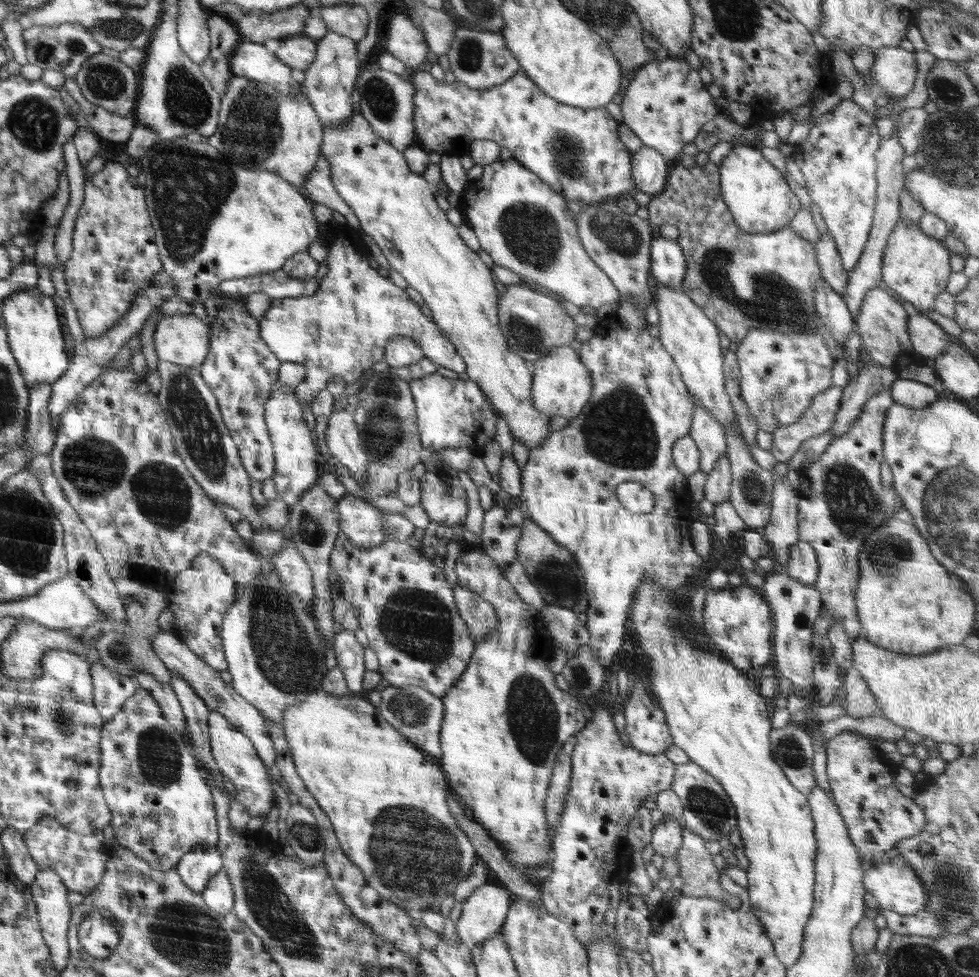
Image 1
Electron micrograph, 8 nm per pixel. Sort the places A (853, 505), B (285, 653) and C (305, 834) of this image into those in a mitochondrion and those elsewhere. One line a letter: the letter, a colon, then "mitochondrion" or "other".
A: mitochondrion
B: mitochondrion
C: mitochondrion

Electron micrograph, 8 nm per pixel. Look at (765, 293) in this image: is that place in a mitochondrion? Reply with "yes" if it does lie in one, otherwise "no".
yes

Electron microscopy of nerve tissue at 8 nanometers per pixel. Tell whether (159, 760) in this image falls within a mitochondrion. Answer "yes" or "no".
yes

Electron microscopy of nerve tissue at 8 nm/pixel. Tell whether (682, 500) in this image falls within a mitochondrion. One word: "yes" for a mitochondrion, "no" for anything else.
no

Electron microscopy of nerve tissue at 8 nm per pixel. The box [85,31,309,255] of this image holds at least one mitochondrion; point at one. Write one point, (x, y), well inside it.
(253, 130)

